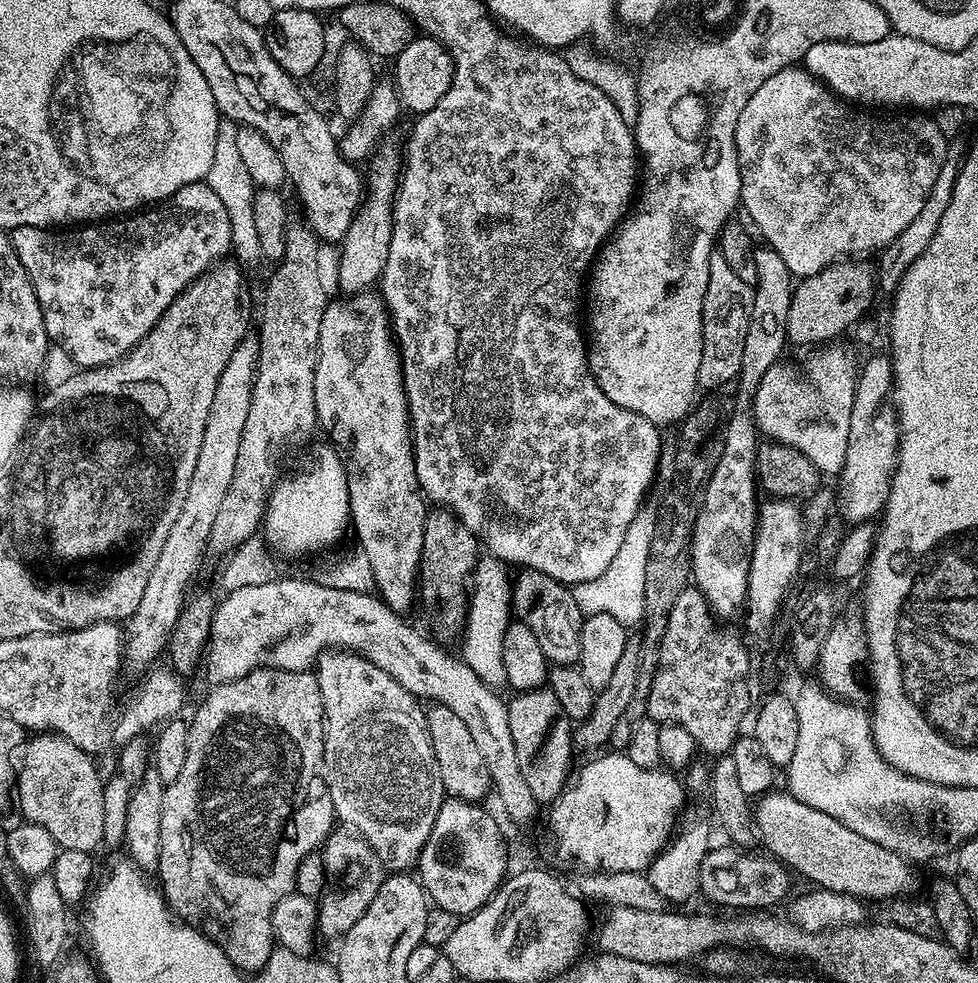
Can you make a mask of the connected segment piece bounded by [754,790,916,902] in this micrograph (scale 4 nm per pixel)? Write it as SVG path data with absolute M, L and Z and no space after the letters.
M787 790L781 792L765 791L754 804L754 827L762 845L769 848L776 860L785 869L797 872L809 880L809 885L826 891L841 892L842 894L859 897L864 902L882 900L888 902L895 897L907 897L916 884L916 876L912 873L913 865L897 852L892 852L886 846L878 846L878 842L870 842L870 838L862 838L862 834L854 834L850 826L842 826L838 818L830 818L830 814L822 814L822 810L814 810L806 802Z

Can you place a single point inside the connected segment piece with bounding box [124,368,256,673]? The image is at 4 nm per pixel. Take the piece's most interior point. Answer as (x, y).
(146, 633)

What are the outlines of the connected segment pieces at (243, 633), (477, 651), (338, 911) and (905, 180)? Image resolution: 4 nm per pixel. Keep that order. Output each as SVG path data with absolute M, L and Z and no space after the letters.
M272 578L260 585L242 586L242 588L229 591L223 598L217 603L214 618L211 624L211 638L209 645L205 651L205 659L202 664L203 671L206 670L206 678L210 682L209 685L215 686L218 684L224 684L226 681L234 681L238 678L245 677L246 674L253 672L258 667L266 668L278 668L284 669L287 672L304 672L309 671L319 659L321 653L325 650L343 650L358 652L366 654L367 652L374 652L376 650L376 642L370 638L370 630L372 630L372 594L369 591L360 591L354 589L340 590L338 588L330 588L322 585L319 581L300 580L298 578Z
M486 554L477 562L470 582L466 604L466 623L463 625L464 645L459 655L490 688L500 690L507 685L506 666L502 666L503 639L512 621L512 576L509 567L500 559Z
M348 830L333 831L322 845L324 858L324 890L318 897L316 909L316 927L319 935L343 938L366 914L370 902L374 902L374 894L378 894L378 886L382 886L386 869L382 861L374 854L374 850L365 840Z
M793 66L778 70L778 74L774 74L772 78L766 78L766 82L762 82L762 86L758 86L758 90L754 90L754 94L750 94L750 102L746 102L746 106L742 106L742 114L738 114L736 153L740 167L740 204L748 211L749 218L756 223L755 231L757 233L760 231L764 235L763 243L778 253L793 277L803 278L818 274L823 268L830 267L845 254L851 253L848 252L851 248L856 251L856 254L872 251L875 253L877 250L883 250L893 244L906 230L906 226L910 226L910 222L914 222L914 218L918 218L918 214L922 214L922 206L926 206L926 200L932 193L934 182L938 178L945 160L949 159L949 141L942 134L942 130L938 130L935 119L928 117L927 120L924 117L927 115L924 114L871 116L868 112L871 111L849 106L803 67Z

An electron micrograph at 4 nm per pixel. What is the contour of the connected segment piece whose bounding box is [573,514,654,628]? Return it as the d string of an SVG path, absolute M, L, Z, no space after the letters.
M639 514L626 530L620 550L606 568L606 572L591 582L575 585L573 592L578 602L580 612L585 617L594 614L609 614L625 628L636 627L643 621L644 616L644 582L646 580L646 562L649 554L649 544L653 536L652 520Z

